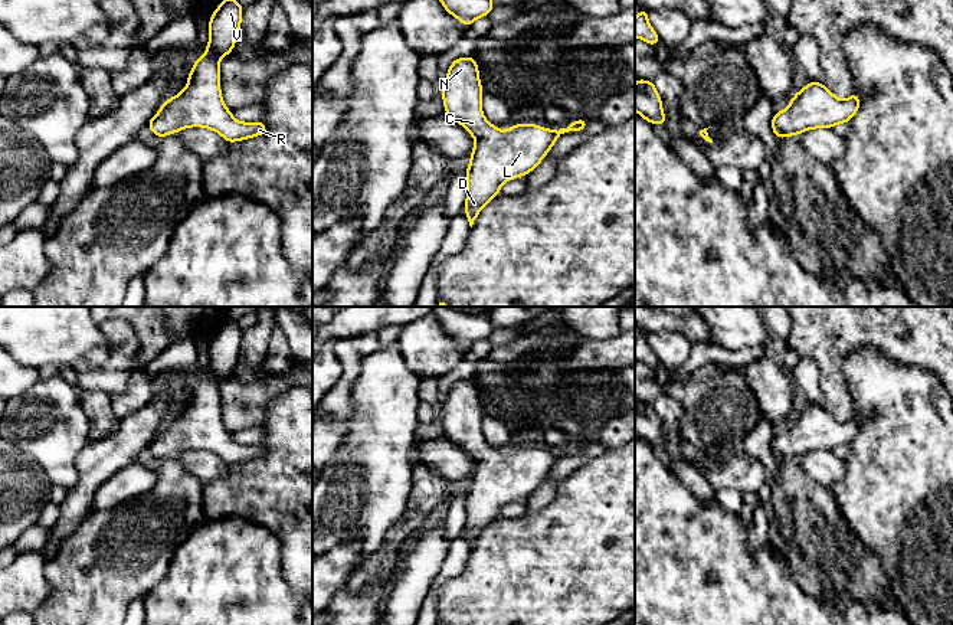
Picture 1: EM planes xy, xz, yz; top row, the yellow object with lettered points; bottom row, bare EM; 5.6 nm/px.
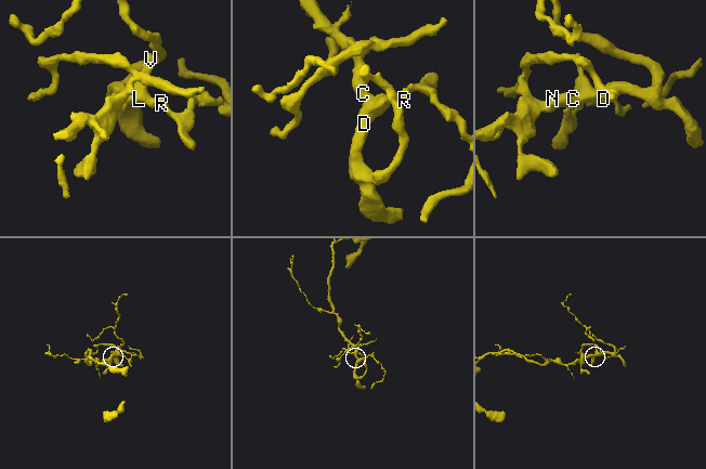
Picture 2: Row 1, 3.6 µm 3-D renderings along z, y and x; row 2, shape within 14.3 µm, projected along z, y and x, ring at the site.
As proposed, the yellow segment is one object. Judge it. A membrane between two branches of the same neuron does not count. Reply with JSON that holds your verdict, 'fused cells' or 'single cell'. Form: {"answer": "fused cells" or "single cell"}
{"answer": "single cell"}

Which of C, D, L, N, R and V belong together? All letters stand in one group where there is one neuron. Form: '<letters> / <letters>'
C D L N R V

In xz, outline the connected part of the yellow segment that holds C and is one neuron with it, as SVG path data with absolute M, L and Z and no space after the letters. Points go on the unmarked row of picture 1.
M468 379L453 383L442 419L445 435L464 448L476 464L466 491L464 529L471 550L481 531L500 517L500 510L505 504L528 497L546 480L560 457L582 454L589 445L577 442L559 454L518 446L501 455L485 442L481 432L482 418L475 382Z

